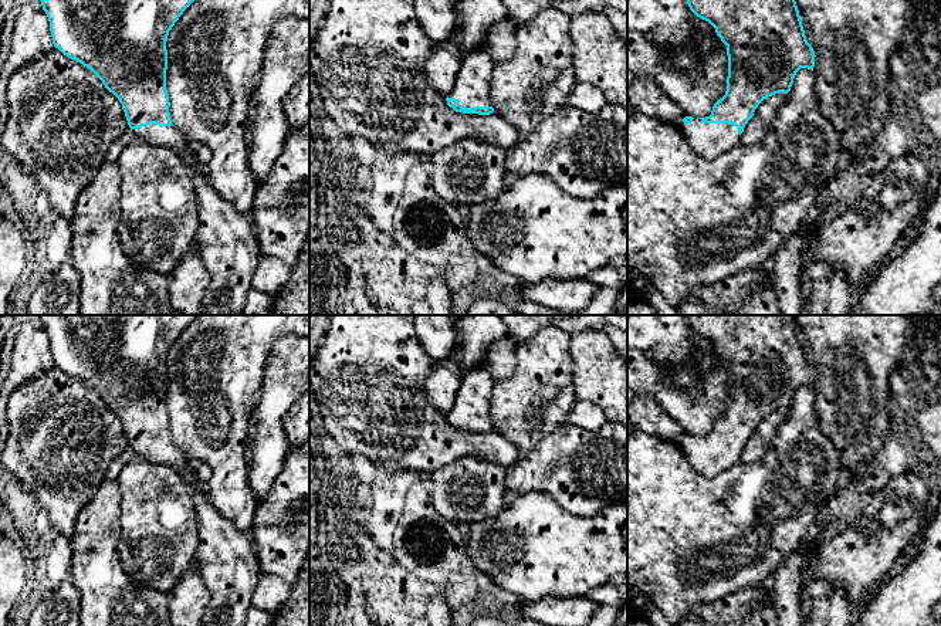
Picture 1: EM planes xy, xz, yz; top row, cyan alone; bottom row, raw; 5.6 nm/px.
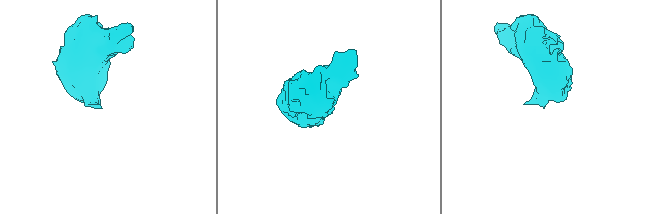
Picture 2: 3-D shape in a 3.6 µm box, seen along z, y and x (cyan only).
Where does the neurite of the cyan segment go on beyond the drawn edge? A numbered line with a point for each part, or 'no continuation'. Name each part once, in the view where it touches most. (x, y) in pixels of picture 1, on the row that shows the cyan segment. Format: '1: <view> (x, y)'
1: xz (473, 83)

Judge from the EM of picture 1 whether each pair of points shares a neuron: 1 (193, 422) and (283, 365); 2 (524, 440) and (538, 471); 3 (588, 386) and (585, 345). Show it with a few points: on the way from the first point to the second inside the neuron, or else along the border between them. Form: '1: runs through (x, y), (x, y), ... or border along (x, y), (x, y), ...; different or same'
1: border along (273, 344), (266, 361), (261, 395), (256, 409); different
2: border along (555, 430), (545, 435), (523, 453); different
3: runs through (588, 376), (588, 355); same

